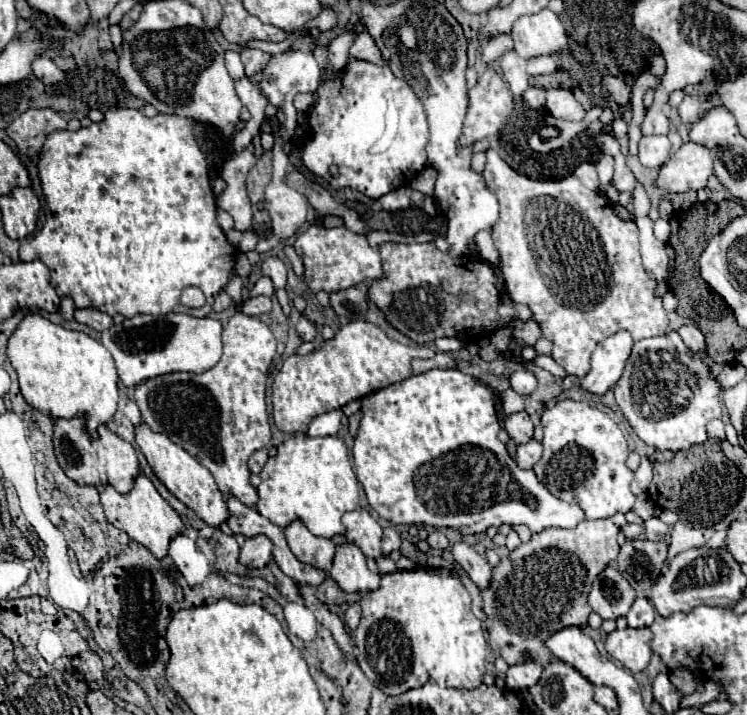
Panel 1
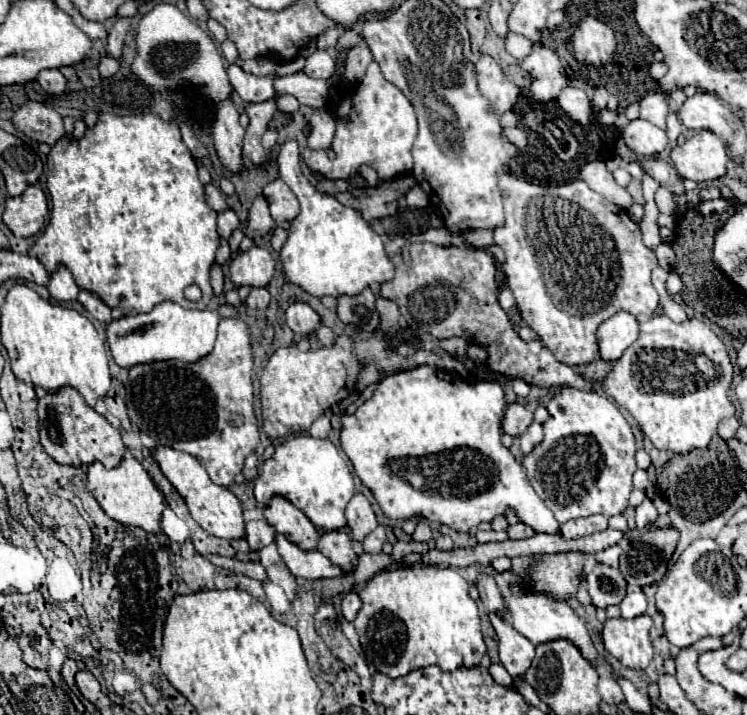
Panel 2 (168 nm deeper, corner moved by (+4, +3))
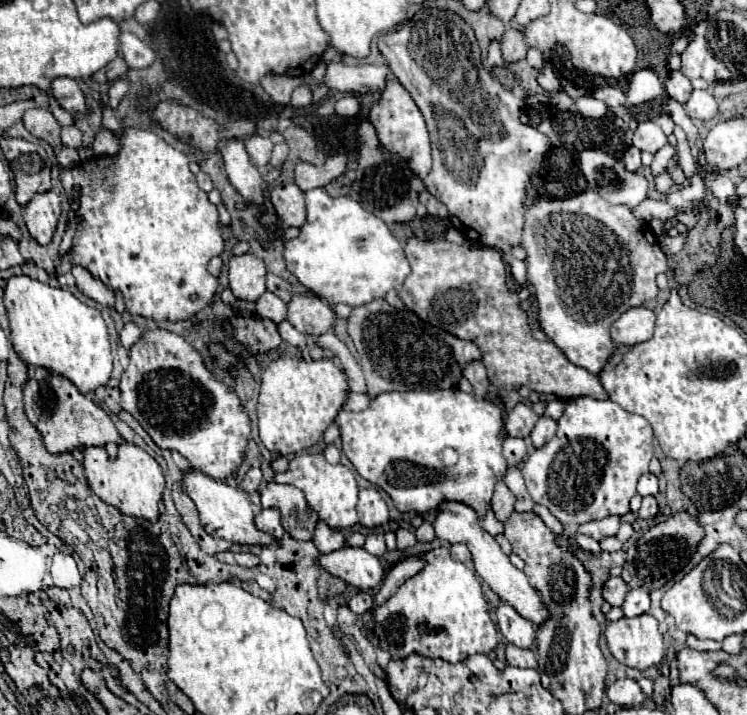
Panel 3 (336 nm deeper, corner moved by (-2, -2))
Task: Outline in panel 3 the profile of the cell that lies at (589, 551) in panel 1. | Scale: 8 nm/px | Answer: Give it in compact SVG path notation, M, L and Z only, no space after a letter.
M605 517L601 521L589 521L579 525L579 533L589 535L593 539L605 539L619 531L619 517Z

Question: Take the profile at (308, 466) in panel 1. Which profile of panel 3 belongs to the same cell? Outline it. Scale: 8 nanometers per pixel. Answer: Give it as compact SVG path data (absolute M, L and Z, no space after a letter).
M301 451L295 457L291 457L289 467L285 473L275 475L275 483L287 483L305 493L305 499L309 507L319 515L321 521L329 523L333 529L349 529L357 523L357 483L355 475L351 473L349 467L345 465L331 465L321 453L307 453Z

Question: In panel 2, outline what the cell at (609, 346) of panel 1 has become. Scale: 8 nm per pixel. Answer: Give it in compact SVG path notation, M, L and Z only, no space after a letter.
M617 312L611 318L607 318L599 330L599 352L603 360L617 360L625 348L629 348L639 338L639 322L629 312Z

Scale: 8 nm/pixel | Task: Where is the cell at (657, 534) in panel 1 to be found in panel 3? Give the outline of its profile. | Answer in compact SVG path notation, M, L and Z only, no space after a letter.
M651 495L649 497L643 497L643 505L639 509L639 517L641 519L655 519L657 513L659 513L659 507L657 507L655 497L651 497Z

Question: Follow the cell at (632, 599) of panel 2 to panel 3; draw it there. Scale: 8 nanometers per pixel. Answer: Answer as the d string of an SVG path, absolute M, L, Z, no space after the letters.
M631 589L623 603L625 617L639 617L643 613L649 613L649 591L647 589Z

